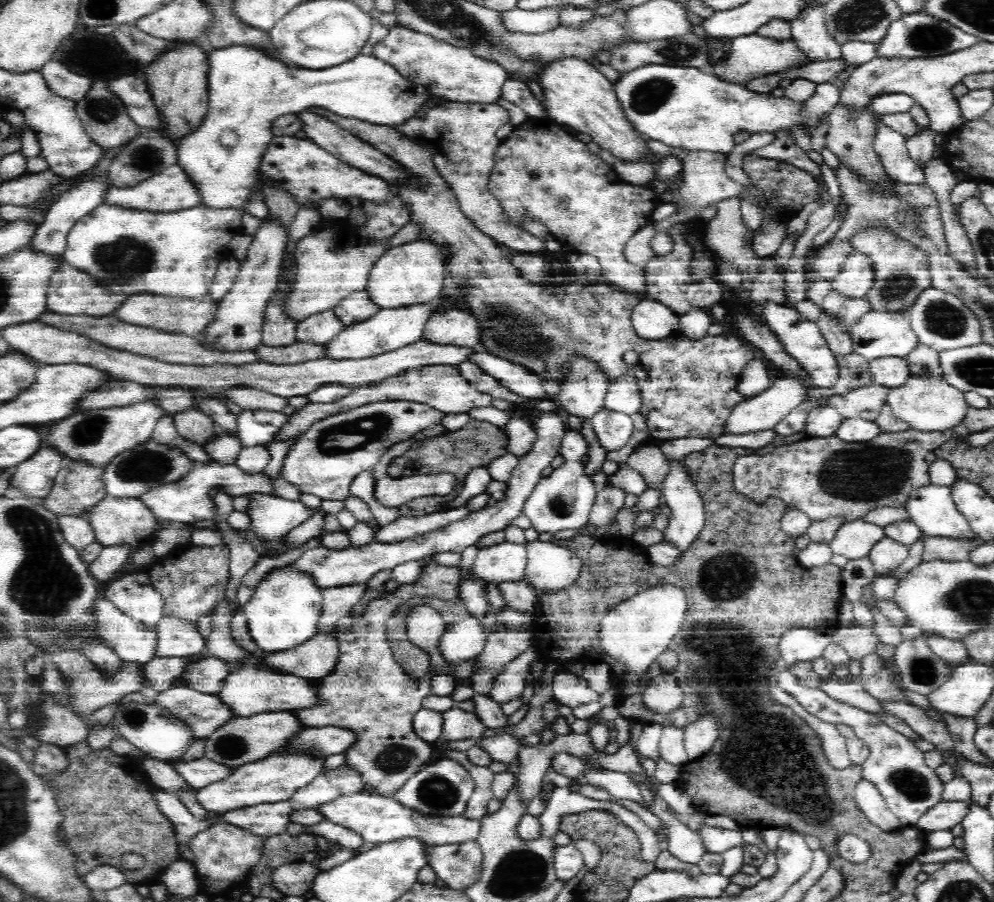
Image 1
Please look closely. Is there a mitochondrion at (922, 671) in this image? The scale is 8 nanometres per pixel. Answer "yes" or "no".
yes

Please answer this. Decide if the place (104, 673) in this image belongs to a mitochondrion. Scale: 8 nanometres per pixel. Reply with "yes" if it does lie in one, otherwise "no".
no

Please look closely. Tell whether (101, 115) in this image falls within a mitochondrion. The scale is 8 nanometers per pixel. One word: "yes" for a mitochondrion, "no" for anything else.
yes

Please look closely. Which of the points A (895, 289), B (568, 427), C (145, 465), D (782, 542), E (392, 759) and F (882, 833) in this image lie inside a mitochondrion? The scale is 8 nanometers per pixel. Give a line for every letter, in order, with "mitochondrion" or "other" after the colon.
A: mitochondrion
B: other
C: mitochondrion
D: other
E: mitochondrion
F: other

